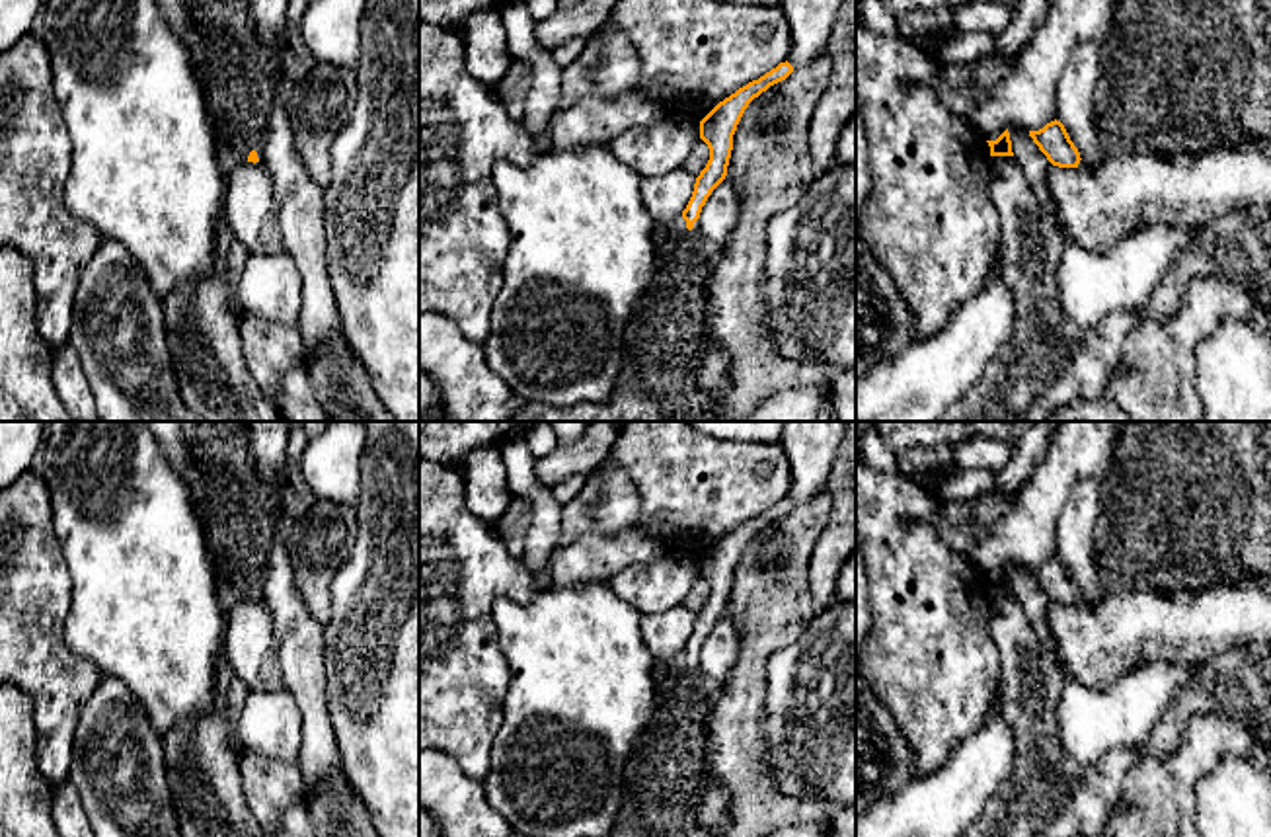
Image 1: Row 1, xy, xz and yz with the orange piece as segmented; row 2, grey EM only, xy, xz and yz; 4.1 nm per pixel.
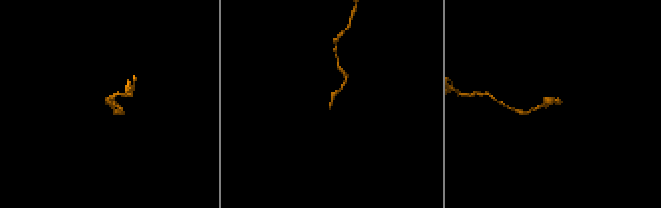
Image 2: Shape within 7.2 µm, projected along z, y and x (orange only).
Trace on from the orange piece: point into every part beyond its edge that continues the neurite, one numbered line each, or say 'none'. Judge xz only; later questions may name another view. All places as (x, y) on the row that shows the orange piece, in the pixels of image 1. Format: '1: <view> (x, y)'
1: xz (657, 381)

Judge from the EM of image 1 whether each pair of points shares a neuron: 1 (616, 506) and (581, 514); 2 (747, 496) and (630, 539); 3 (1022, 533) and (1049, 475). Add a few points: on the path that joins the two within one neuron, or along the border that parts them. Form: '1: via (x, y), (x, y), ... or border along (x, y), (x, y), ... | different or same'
1: via (609, 506), (589, 512) | same
2: border along (630, 527), (646, 531), (669, 551) | different
3: via (1032, 519), (1047, 488) | same

